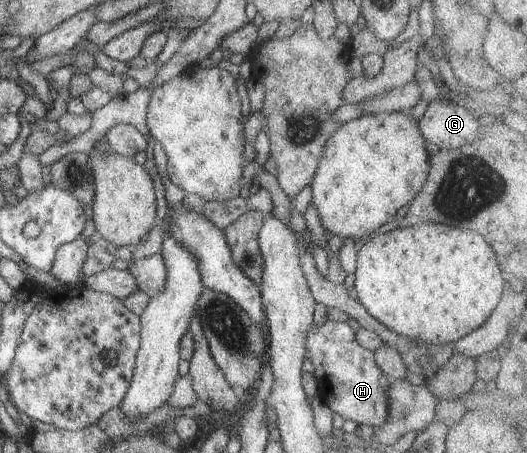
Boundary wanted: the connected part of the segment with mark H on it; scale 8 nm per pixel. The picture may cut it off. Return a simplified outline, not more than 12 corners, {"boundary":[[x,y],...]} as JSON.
{"boundary":[[344,322],[311,324],[306,357],[342,418],[379,428],[391,379]]}

